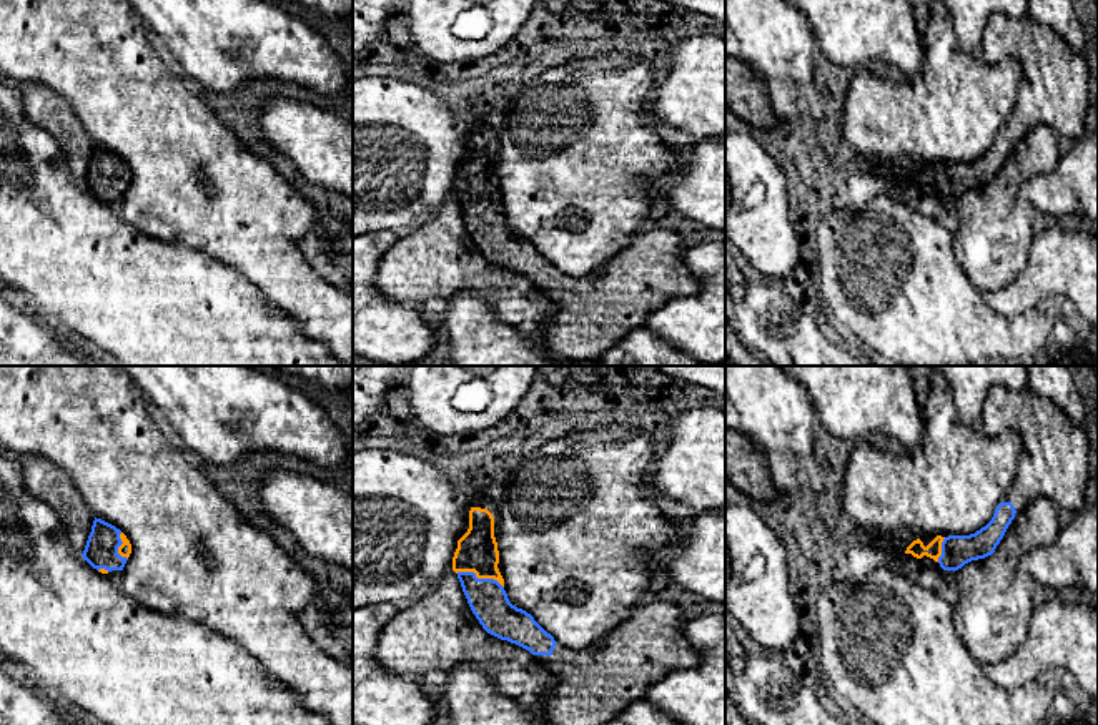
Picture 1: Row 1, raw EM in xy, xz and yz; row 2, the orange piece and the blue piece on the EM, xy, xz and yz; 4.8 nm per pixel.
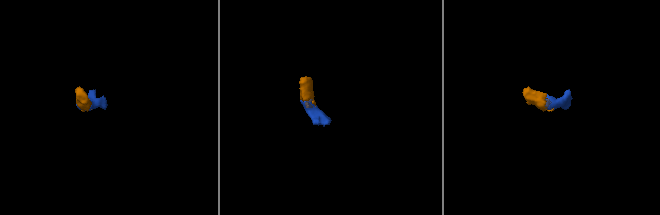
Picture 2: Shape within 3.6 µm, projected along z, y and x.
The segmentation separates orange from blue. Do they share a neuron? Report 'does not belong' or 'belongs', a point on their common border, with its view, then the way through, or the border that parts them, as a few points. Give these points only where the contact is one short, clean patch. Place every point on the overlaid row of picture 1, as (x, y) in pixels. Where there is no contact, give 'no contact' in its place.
belongs | xz (479, 577) | across xz (476, 551), (479, 577), (486, 597)

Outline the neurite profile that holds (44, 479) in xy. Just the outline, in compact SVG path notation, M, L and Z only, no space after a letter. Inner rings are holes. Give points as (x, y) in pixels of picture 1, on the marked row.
M43 456L20 457L23 486L37 499L45 501L62 522L70 547L82 555L92 532L95 514L85 504L72 477Z

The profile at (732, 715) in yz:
M725 690L725 725L754 725L740 712L737 702Z

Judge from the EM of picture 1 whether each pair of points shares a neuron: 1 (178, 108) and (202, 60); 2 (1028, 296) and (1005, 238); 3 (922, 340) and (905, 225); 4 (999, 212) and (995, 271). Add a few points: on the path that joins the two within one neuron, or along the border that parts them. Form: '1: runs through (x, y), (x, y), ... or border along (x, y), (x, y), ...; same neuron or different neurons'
1: border along (190, 83), (198, 90); different neurons
2: border along (1035, 236), (1023, 270), (1007, 285), (987, 293); different neurons
3: runs through (920, 311), (905, 295), (905, 253); same neuron
4: runs through (999, 226), (999, 256); same neuron

